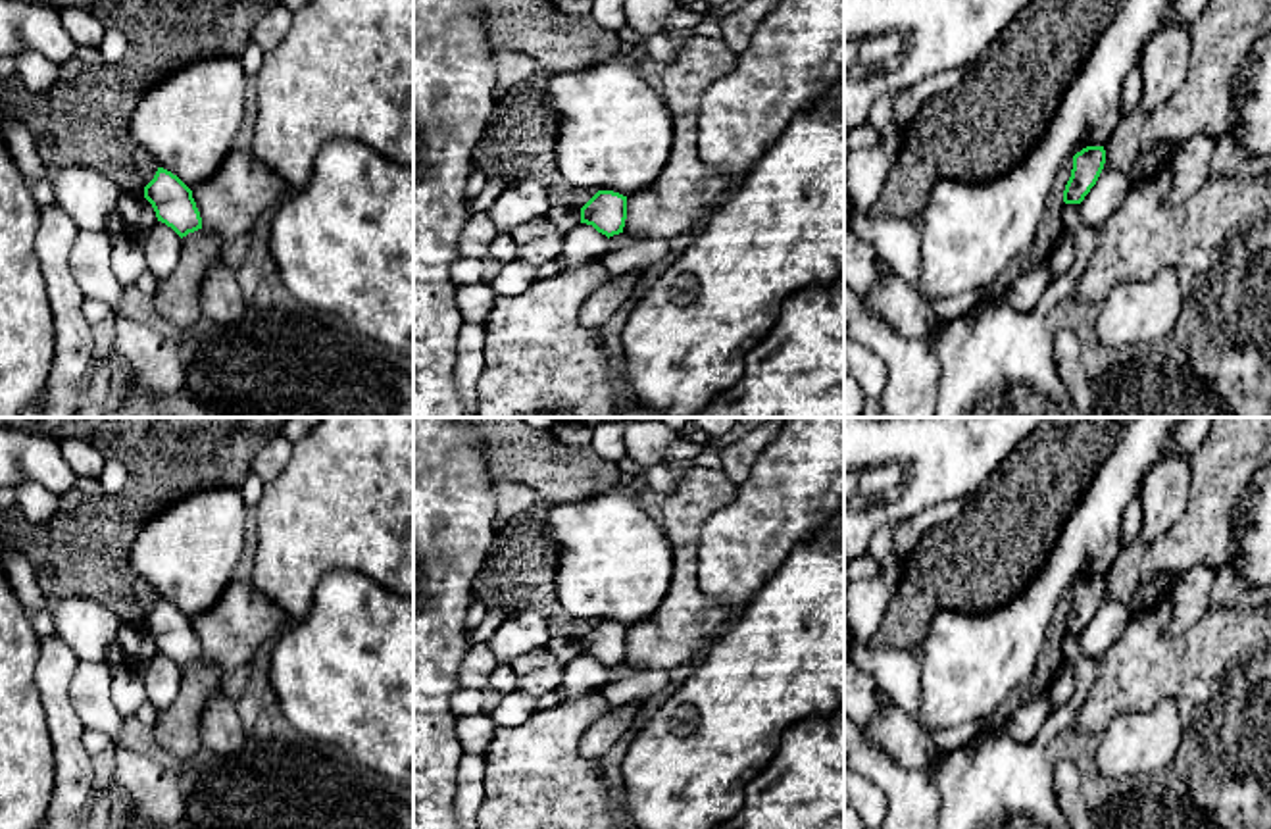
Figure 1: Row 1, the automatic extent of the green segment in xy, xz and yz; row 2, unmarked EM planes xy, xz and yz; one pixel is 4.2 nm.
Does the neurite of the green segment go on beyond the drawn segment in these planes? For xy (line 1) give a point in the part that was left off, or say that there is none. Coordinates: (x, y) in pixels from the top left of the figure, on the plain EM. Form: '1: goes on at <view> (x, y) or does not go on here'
1: does not go on here

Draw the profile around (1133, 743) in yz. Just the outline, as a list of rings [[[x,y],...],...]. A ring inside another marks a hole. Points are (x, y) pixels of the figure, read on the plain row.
[[[1175,700],[1148,712],[1123,712],[1098,735],[1098,771],[1115,781],[1171,766],[1183,742],[1183,721]]]

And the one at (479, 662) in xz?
[[[488,642],[473,644],[467,648],[460,667],[458,685],[461,689],[483,691],[488,687],[492,671],[498,667],[498,658],[490,650]]]

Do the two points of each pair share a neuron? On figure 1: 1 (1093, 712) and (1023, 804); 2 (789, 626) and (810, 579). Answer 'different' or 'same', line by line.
1: different
2: same

